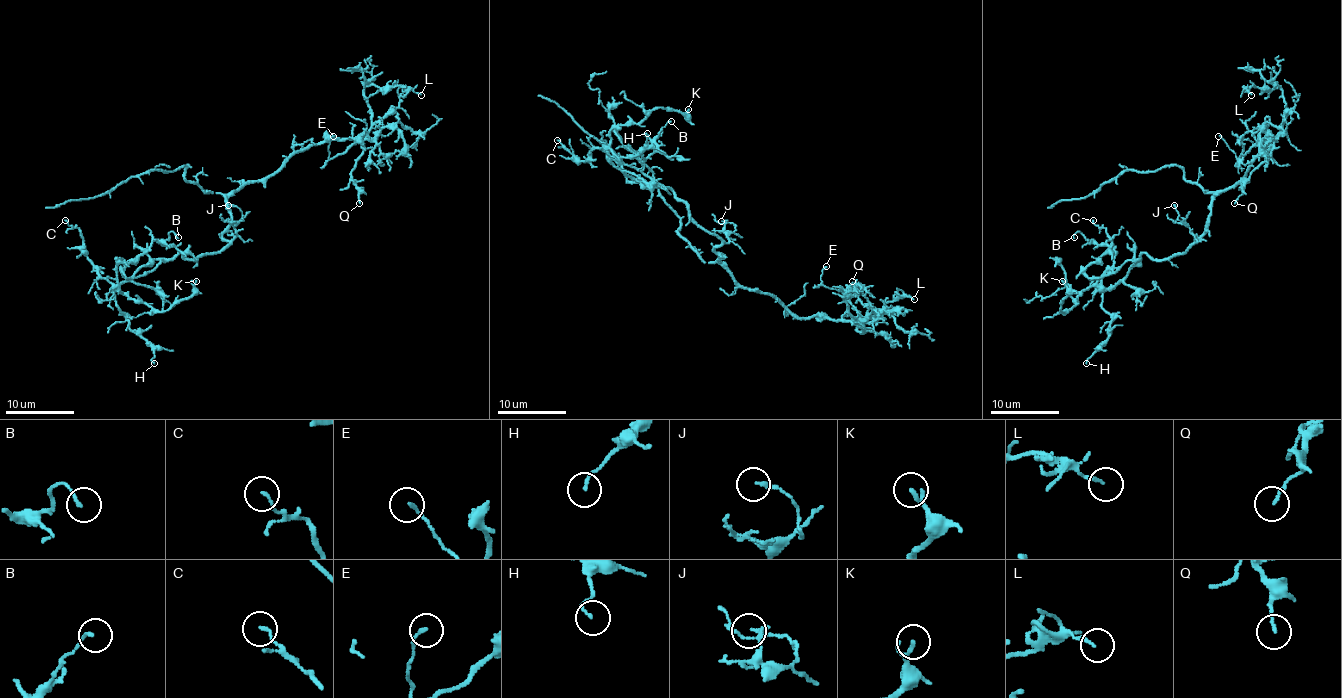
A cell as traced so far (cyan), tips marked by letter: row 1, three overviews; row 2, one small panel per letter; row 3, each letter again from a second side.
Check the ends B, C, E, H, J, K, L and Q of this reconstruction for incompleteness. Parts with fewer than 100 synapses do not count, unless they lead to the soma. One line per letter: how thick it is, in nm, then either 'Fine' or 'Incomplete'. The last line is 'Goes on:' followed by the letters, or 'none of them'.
B: Thickness 130 nm. Fine
C: Thickness 110 nm. Fine
E: Thickness 140 nm. Fine
H: Thickness 120 nm. Fine
J: Thickness 150 nm. Fine
K: Thickness 130 nm. Fine
L: Thickness 140 nm. Fine
Q: Thickness 130 nm. Fine
Goes on: none of them

